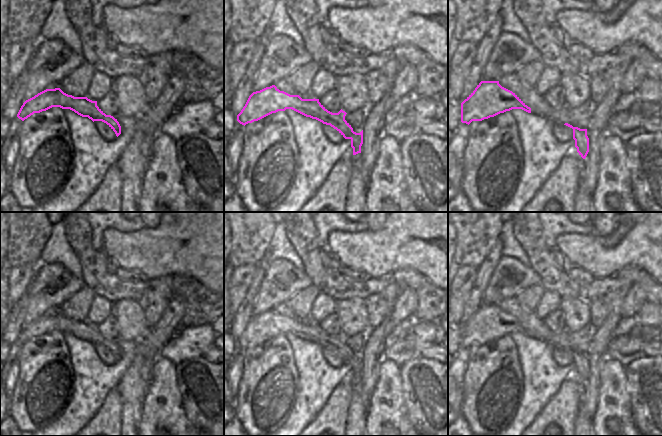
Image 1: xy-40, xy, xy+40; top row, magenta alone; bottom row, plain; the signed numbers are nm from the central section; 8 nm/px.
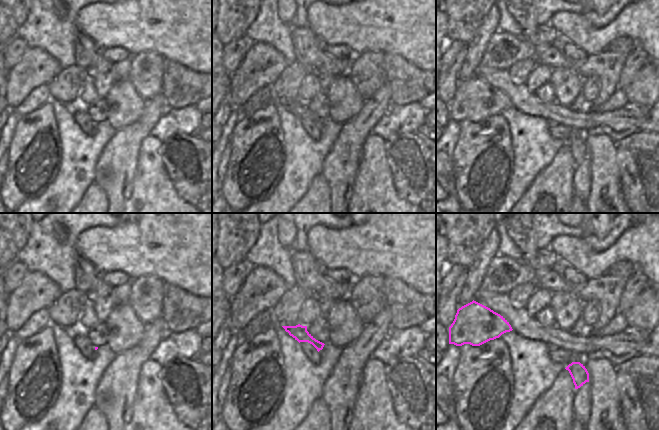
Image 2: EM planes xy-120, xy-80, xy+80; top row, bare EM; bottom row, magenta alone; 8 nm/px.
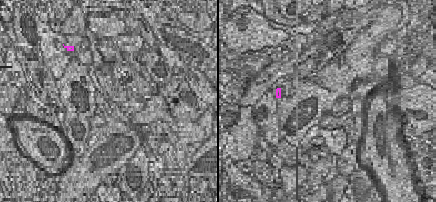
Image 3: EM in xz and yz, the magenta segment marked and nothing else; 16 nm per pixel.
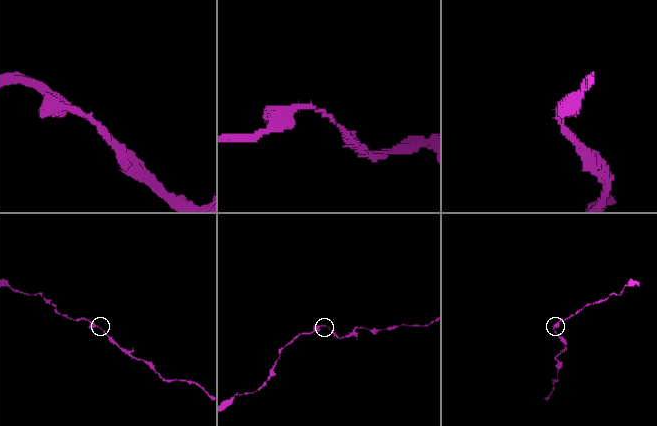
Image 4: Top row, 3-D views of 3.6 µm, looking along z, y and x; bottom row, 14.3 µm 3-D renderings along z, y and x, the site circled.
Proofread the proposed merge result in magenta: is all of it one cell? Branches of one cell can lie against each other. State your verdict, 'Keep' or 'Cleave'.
Keep

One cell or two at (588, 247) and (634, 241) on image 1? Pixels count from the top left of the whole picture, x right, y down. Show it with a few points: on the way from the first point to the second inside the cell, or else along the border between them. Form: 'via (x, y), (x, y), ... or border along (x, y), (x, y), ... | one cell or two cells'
via (599, 253), (623, 252) | one cell

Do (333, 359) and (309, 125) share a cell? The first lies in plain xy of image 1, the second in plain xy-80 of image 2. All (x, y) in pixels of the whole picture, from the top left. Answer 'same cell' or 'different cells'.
same cell

